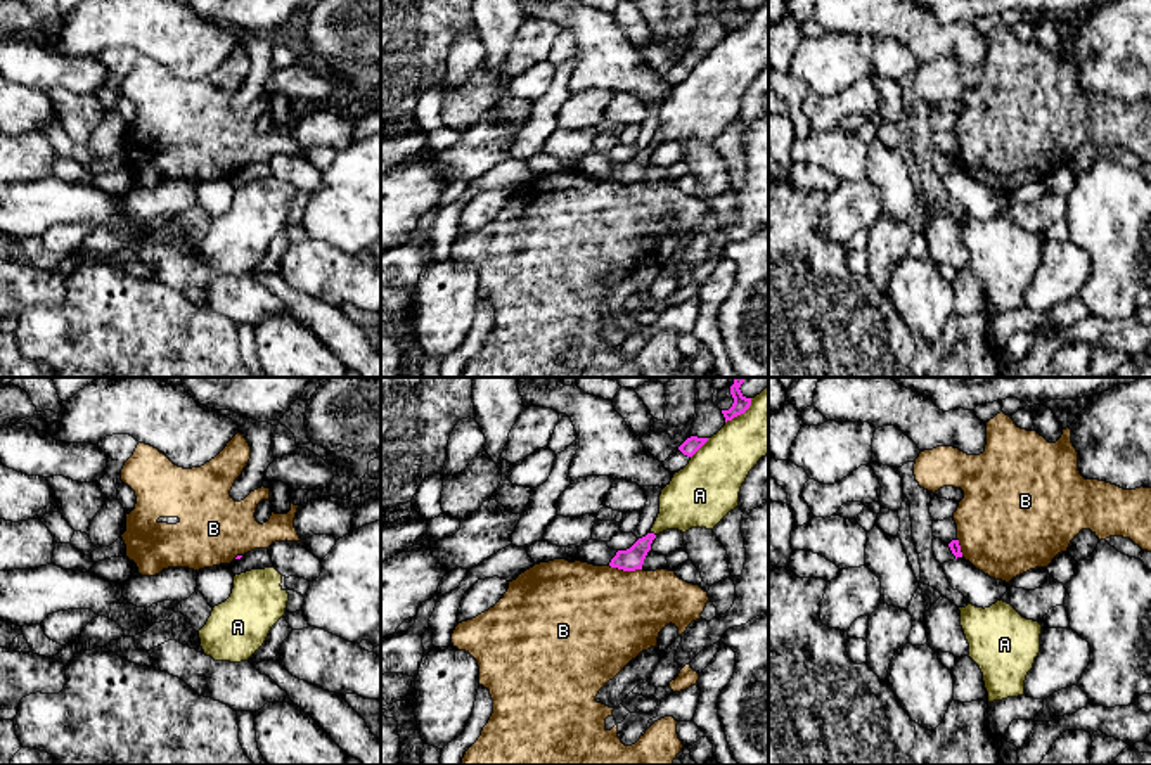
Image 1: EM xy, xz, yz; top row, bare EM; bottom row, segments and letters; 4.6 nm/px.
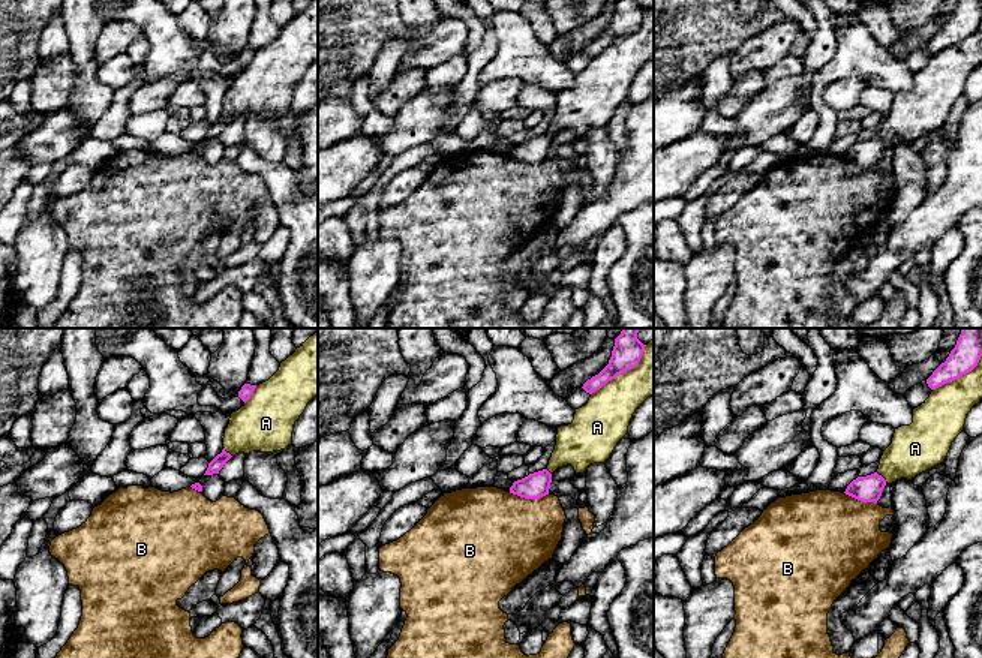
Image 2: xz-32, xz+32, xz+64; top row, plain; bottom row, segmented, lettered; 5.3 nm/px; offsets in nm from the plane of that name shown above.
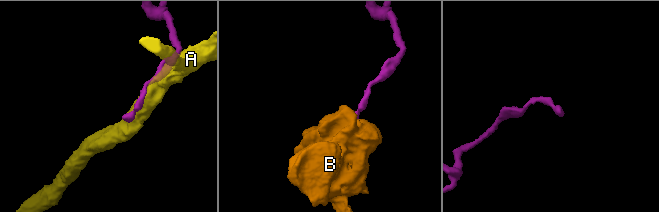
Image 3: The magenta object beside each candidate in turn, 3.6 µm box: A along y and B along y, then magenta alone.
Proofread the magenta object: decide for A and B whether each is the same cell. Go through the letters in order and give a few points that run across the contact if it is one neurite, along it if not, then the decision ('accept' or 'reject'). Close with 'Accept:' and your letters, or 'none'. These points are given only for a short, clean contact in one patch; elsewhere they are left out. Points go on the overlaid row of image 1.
A: reject
B: line xz (610, 565), (620, 570), (641, 570); reject
Accept: none

